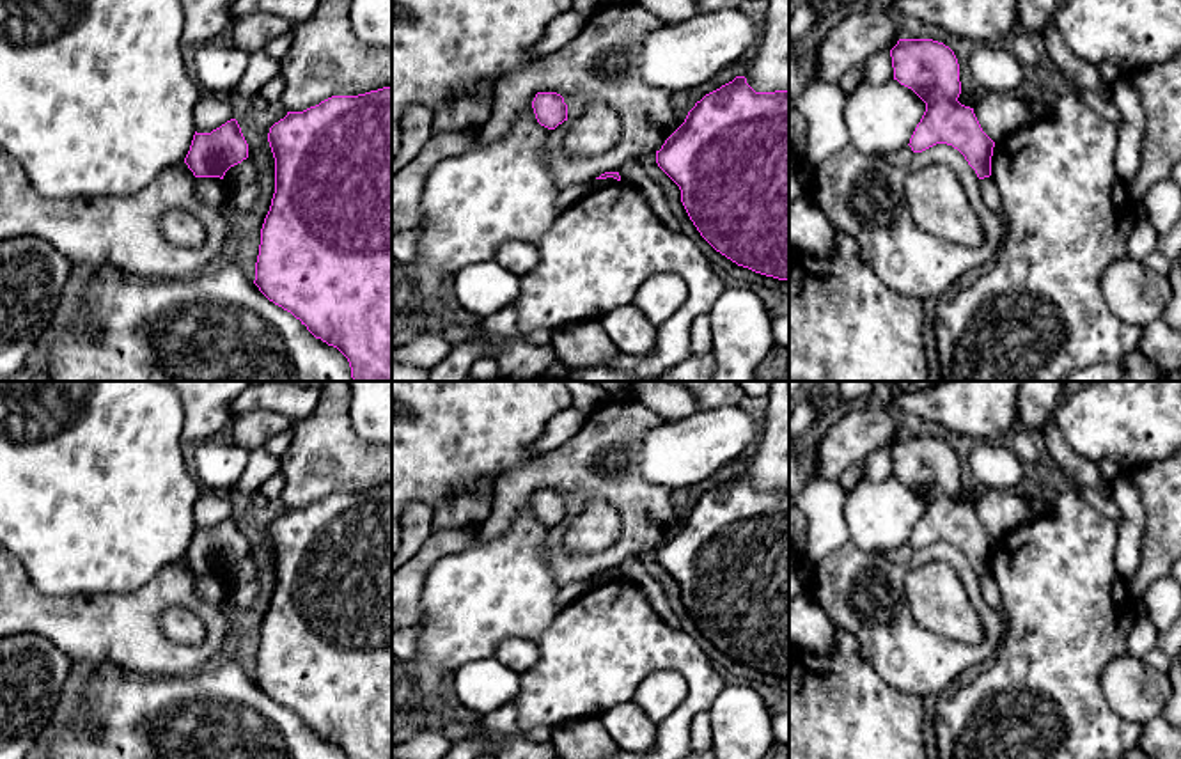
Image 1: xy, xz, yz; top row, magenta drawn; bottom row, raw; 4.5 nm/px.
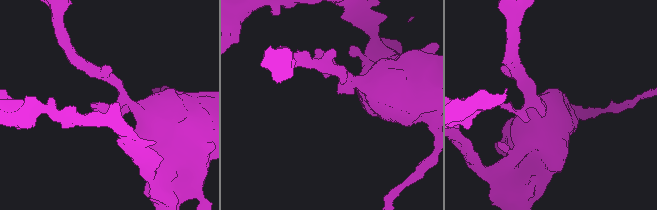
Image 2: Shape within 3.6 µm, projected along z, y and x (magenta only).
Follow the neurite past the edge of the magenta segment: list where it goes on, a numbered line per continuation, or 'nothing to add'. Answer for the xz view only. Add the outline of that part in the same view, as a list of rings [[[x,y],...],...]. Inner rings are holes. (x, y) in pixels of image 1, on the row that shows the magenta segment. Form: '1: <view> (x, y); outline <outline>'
nothing to add

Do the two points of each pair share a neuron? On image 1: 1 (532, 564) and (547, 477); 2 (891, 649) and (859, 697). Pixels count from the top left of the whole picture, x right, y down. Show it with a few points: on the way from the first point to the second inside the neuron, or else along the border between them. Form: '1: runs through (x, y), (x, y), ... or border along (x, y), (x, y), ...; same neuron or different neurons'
1: border along (552, 527), (548, 532), (548, 570); different neurons
2: border along (852, 635), (873, 669), (889, 685), (910, 694); different neurons

